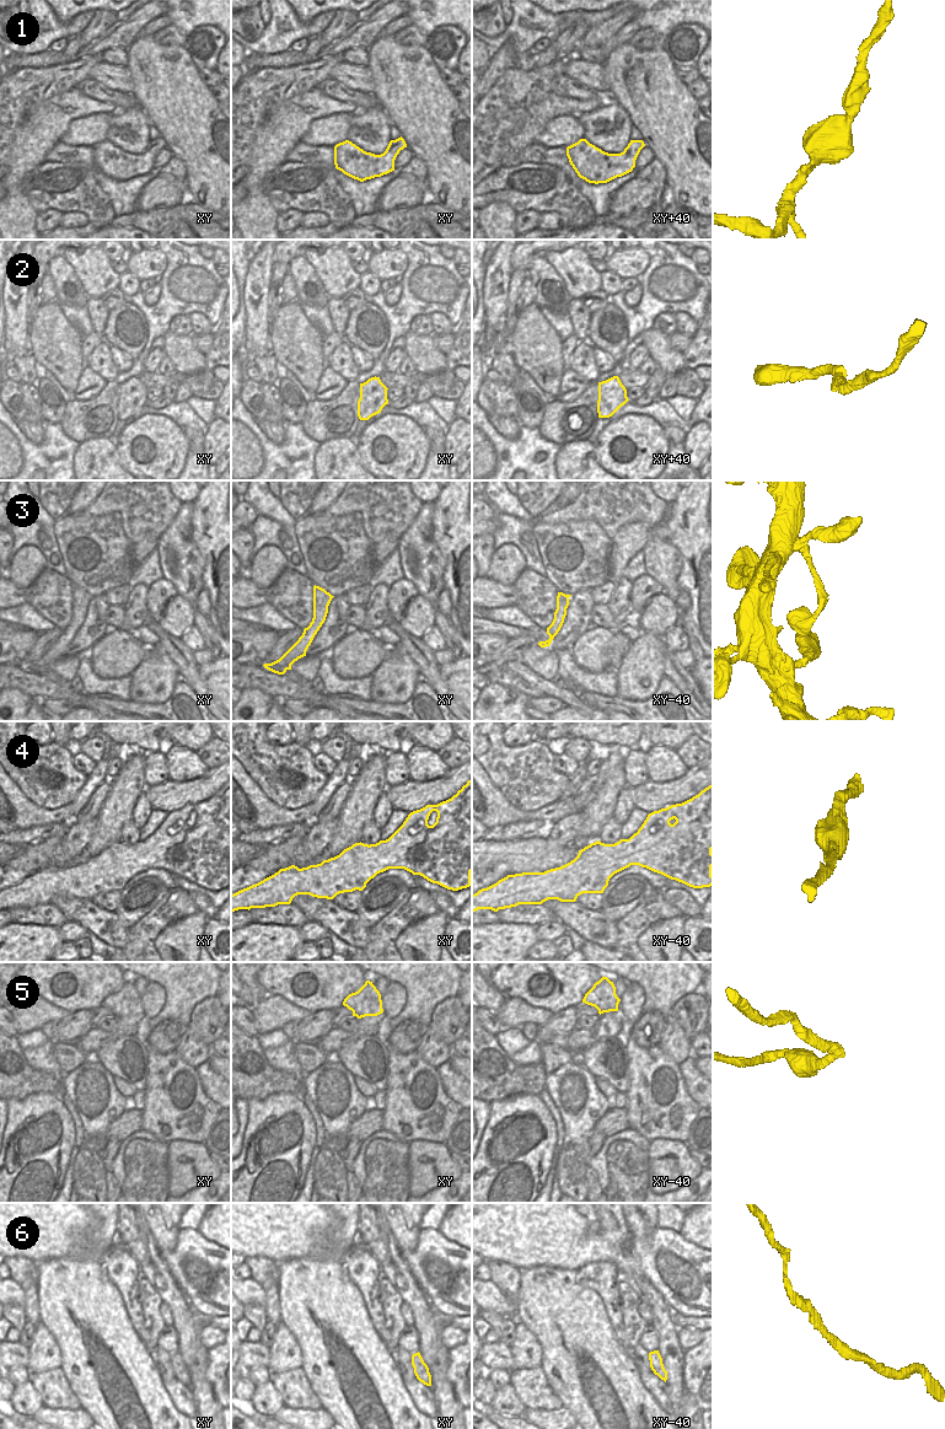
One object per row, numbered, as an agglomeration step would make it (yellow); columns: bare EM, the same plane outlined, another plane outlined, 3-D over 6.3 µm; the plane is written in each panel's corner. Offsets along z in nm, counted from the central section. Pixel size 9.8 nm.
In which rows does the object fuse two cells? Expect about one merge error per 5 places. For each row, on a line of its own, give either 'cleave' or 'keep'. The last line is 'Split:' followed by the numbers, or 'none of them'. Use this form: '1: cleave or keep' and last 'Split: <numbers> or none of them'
1: keep
2: keep
3: keep
4: keep
5: cleave
6: keep
Split: 5

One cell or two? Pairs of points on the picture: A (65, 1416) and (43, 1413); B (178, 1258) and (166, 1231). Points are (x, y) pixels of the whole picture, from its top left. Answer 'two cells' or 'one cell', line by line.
A: one cell
B: two cells

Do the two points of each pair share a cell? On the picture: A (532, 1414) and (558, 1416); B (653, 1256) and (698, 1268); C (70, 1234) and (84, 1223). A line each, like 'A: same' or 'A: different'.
A: same
B: same
C: same

